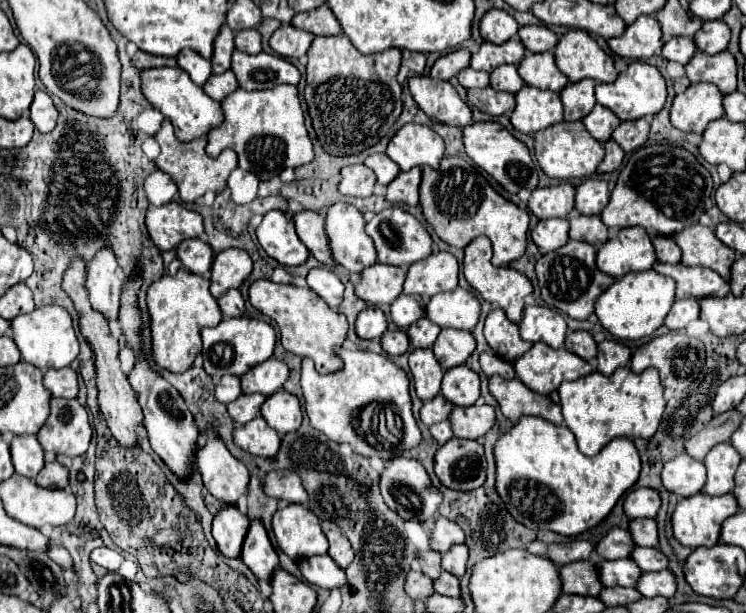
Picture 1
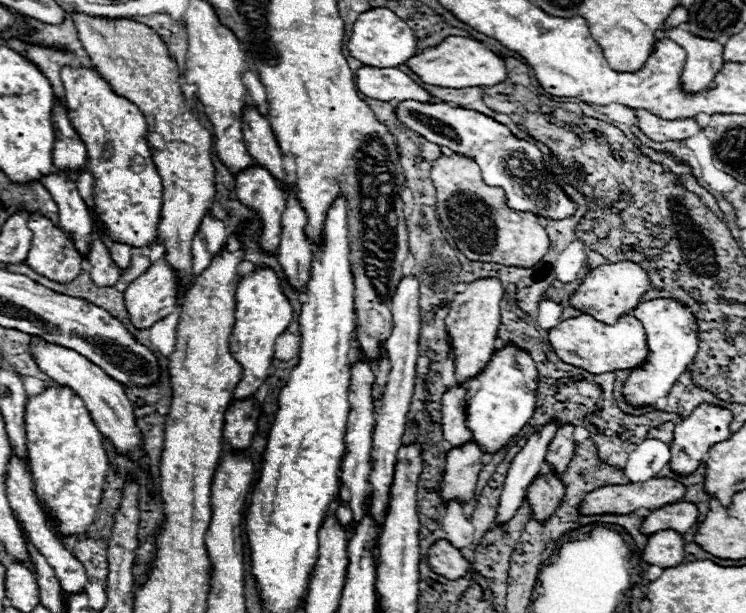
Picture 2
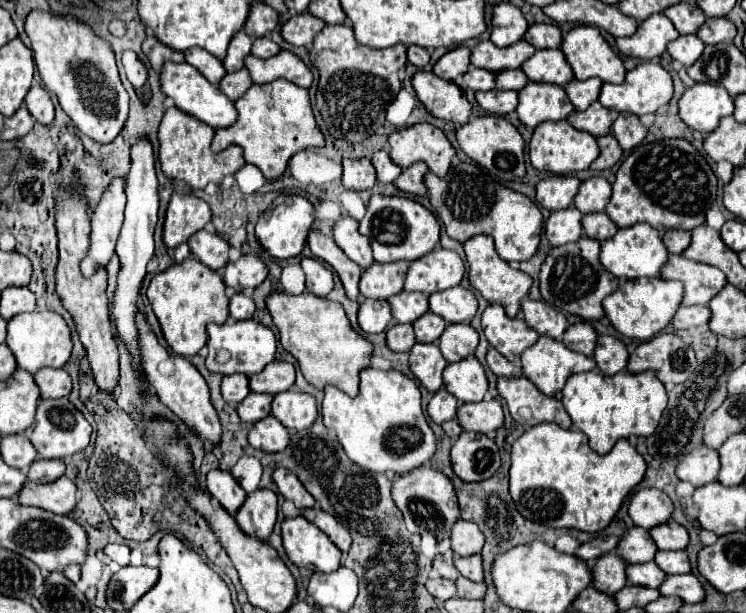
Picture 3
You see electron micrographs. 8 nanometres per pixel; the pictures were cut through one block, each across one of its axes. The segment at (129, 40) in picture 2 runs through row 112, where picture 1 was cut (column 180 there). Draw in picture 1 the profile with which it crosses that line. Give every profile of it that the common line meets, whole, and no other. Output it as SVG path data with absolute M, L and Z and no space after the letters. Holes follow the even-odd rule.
M168 120L162 122L160 130L154 134L156 142L160 144L160 154L156 158L156 166L170 174L172 180L178 186L180 198L184 202L194 202L196 198L204 196L208 190L212 192L222 192L226 188L226 176L230 176L230 172L238 166L238 156L234 150L226 148L226 156L218 156L218 158L210 158L206 156L204 148L206 148L206 138L196 138L192 142L180 142L174 132L172 132L172 124Z

